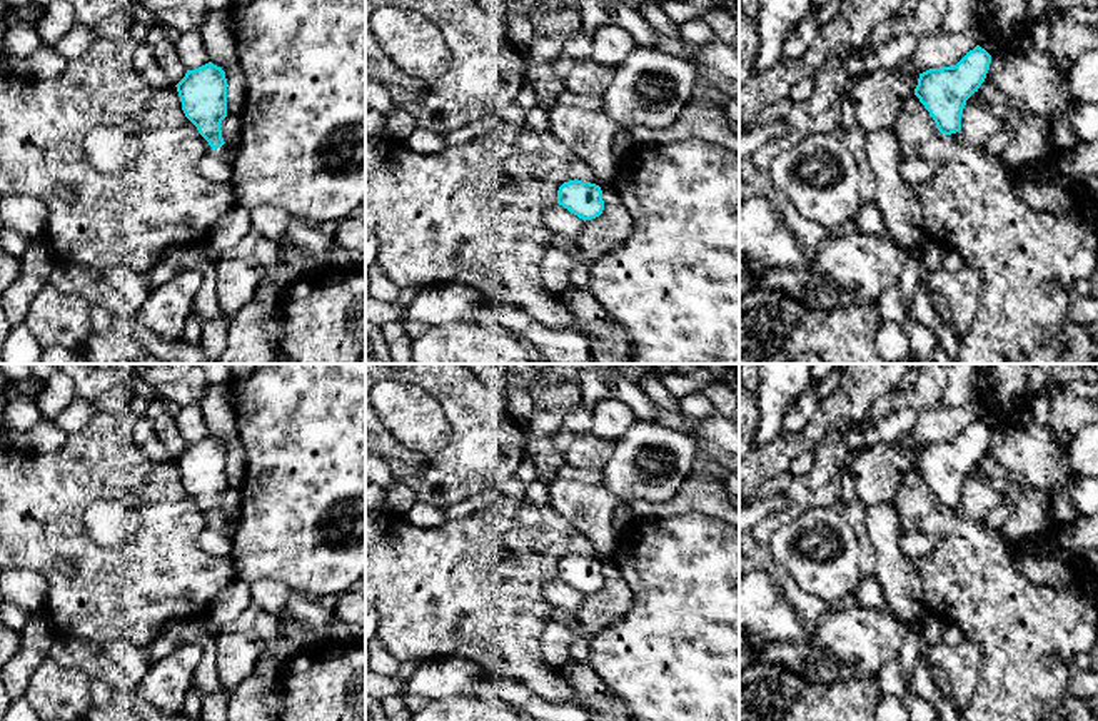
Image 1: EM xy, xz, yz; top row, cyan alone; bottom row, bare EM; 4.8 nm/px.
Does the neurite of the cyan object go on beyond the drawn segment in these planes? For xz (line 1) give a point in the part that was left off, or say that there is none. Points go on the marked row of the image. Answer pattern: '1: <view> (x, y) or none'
1: none

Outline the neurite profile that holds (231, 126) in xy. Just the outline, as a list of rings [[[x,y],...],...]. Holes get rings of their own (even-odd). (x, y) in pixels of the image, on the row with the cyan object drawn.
[[[229,115],[220,124],[222,139],[230,147],[240,139],[240,117]]]

